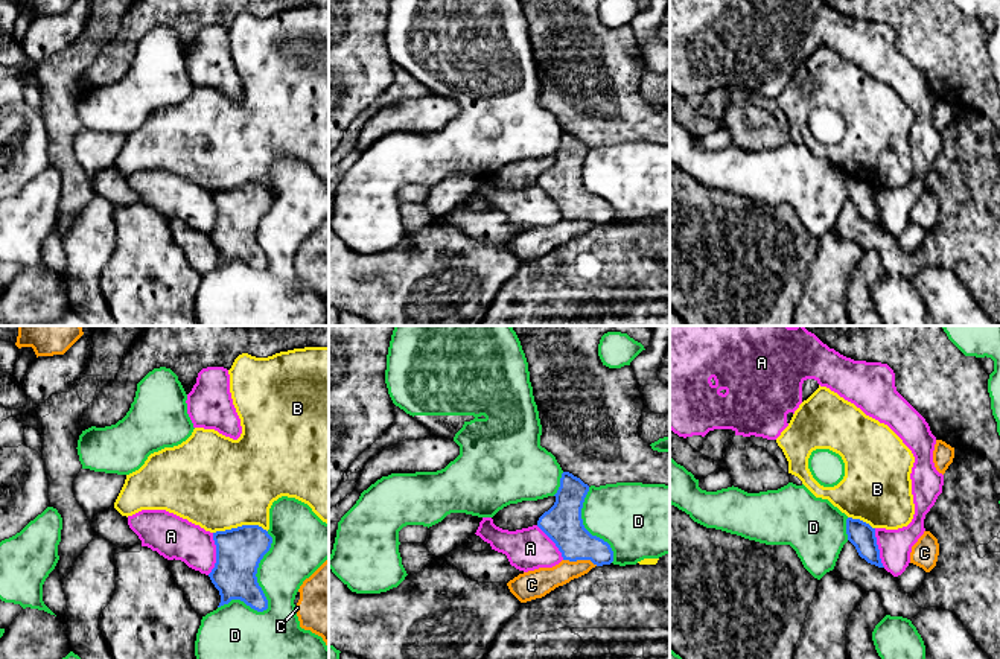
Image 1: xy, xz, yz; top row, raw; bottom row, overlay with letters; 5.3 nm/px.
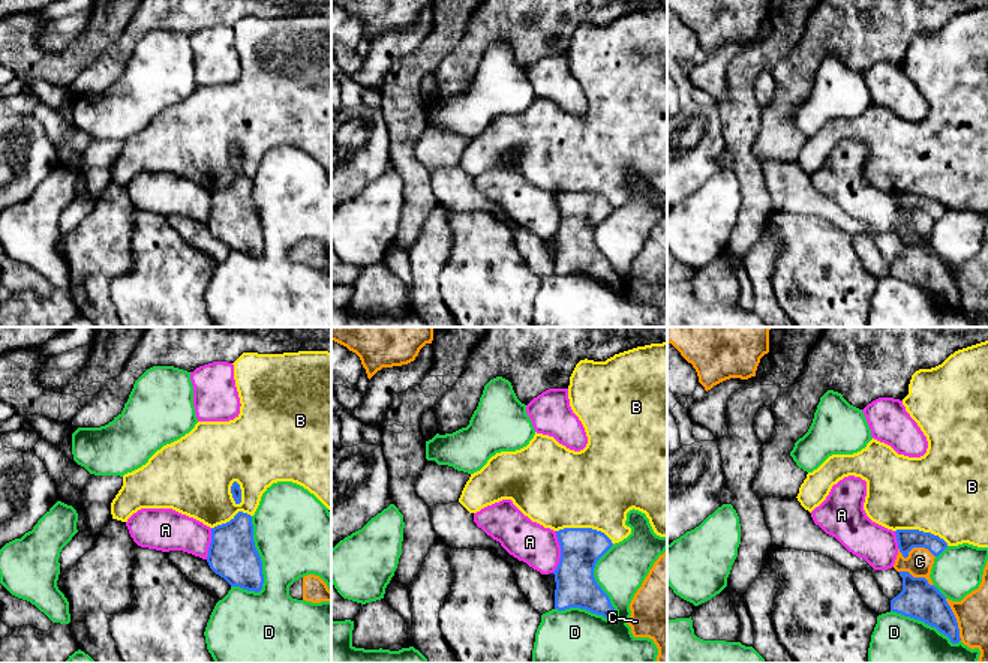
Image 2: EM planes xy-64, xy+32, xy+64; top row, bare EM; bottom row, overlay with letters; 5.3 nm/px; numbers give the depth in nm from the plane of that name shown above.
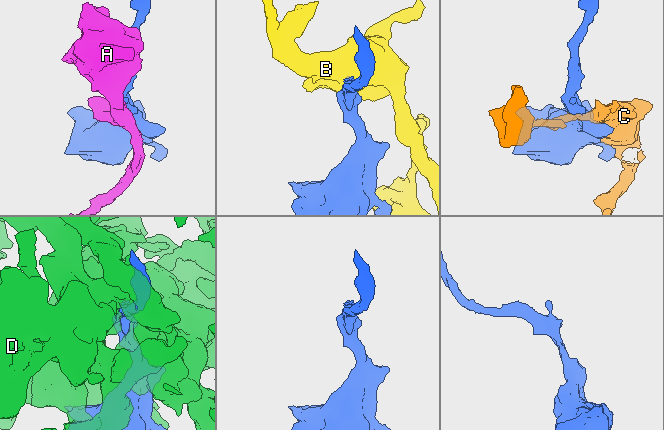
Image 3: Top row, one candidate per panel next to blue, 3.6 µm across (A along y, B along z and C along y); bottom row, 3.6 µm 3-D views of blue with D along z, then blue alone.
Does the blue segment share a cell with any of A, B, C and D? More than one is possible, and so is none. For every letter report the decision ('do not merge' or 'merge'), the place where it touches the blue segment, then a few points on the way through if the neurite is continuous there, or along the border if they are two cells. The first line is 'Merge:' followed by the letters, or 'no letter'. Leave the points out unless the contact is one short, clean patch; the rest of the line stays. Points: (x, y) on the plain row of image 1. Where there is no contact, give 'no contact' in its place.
Merge: no letter
A: do not merge | xy (216, 213) | along xy (213, 192), (215, 226), (207, 233)
B: do not merge | xy (239, 186)
C: do not merge | xz (580, 218)
D: do not merge | xy (264, 253)

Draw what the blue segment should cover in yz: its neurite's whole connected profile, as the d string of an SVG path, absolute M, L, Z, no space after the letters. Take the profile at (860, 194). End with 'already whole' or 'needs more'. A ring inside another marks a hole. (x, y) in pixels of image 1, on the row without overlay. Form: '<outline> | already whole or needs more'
M846 178L848 199L855 205L858 215L868 222L884 227L880 218L875 187L860 178Z | already whole

